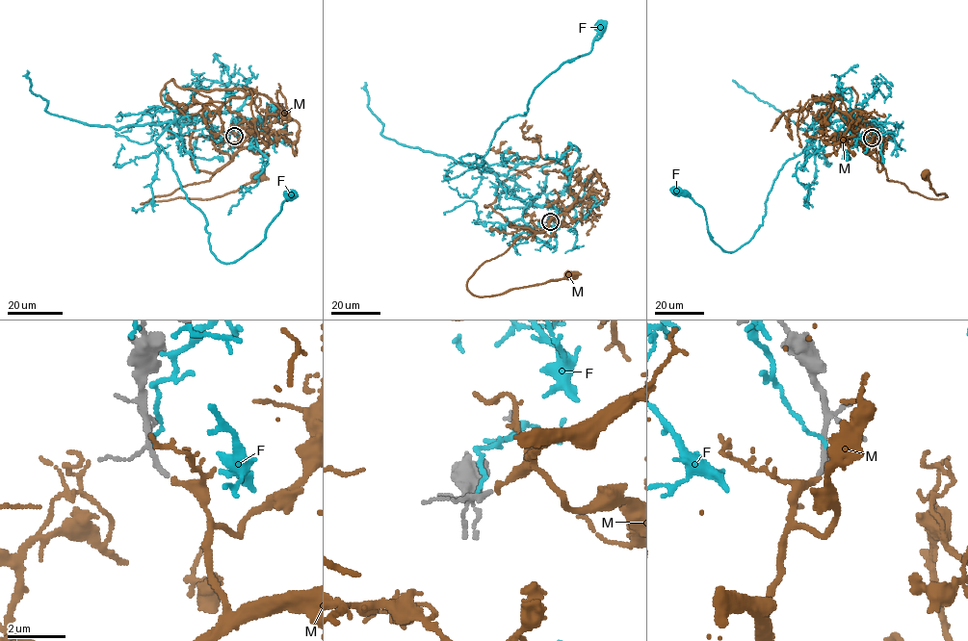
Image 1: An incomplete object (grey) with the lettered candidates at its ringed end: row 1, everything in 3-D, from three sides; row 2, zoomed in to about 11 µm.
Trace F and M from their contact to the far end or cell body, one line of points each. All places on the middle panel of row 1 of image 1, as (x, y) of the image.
F: (549, 221), (559, 210), (527, 204), (480, 157), (504, 122), (525, 115), (540, 83), (588, 54), (599, 25)
M: (551, 221), (543, 231), (518, 237), (485, 261), (467, 289), (489, 296), (570, 274)

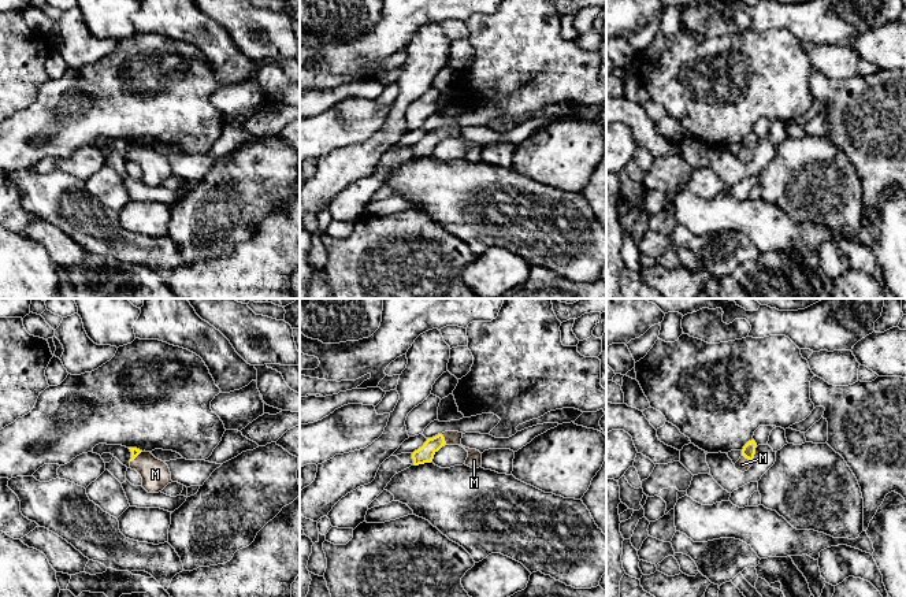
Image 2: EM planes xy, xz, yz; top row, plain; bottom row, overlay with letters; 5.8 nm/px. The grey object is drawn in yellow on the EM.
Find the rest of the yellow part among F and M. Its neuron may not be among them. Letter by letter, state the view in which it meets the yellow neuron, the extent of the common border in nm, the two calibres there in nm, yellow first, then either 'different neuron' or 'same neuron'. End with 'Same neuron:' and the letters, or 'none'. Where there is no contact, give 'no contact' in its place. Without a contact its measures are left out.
F: no contact; different neuron
M: contact in xz; length 70 nm; calibres 100 and 90 nm; same neuron
Same neuron: M

